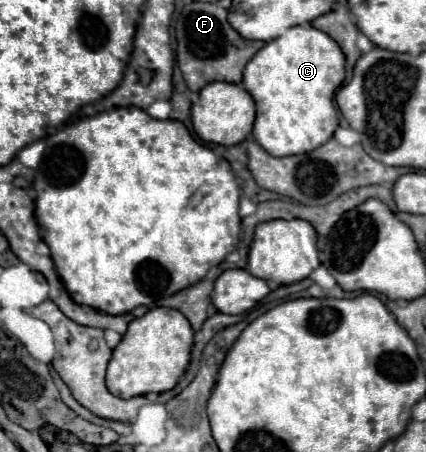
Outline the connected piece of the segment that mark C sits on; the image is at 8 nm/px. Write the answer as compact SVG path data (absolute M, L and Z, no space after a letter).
M298 25L288 29L282 37L268 41L246 65L242 85L252 95L256 105L254 121L254 139L274 157L300 155L314 151L324 145L338 127L338 115L334 109L334 93L346 79L346 57L338 43L324 31L314 29L312 25Z

